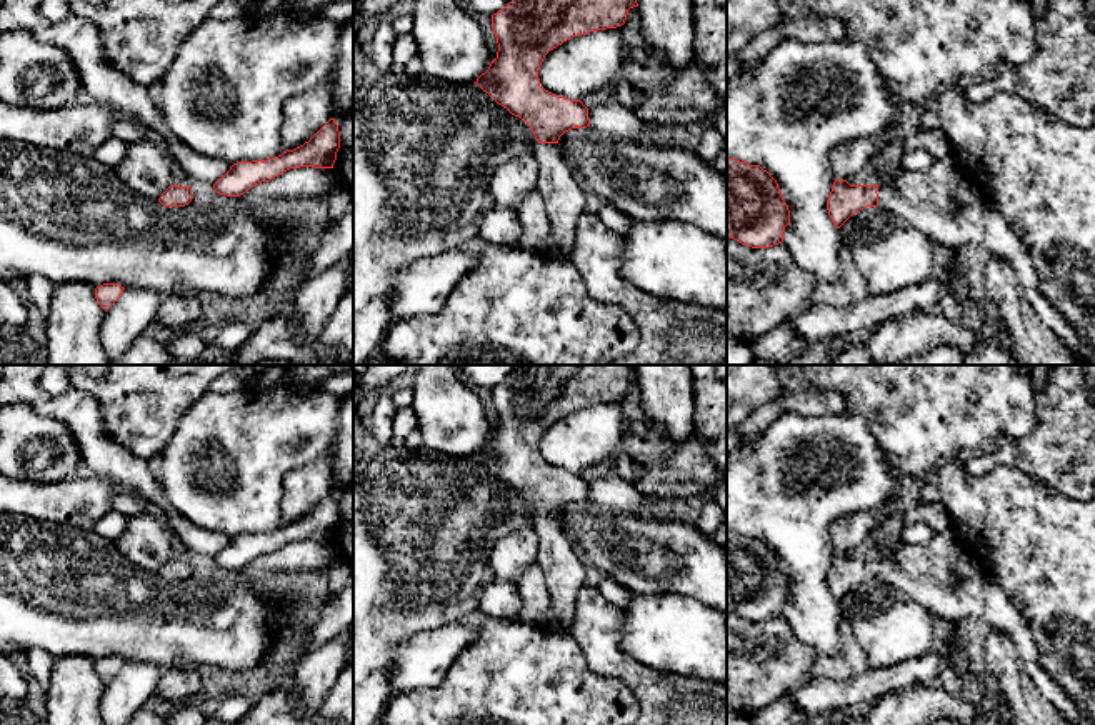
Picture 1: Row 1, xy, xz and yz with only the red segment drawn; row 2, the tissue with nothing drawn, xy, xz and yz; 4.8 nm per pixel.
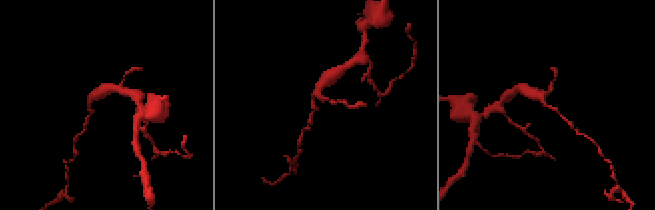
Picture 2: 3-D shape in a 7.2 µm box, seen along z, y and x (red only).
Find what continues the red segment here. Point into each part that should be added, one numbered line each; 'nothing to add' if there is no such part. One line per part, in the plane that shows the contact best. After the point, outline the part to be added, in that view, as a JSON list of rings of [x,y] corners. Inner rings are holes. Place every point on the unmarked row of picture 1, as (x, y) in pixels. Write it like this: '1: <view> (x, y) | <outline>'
1: yz (925, 572) | [[[933,532],[927,543],[903,543],[893,558],[878,560],[877,580],[900,588],[933,617],[960,623],[978,618],[1008,633],[1040,693],[1070,725],[1092,725],[1062,685],[1040,667],[1032,633],[998,583],[988,573],[968,580],[955,577],[953,570],[963,550],[965,545],[955,533]]]

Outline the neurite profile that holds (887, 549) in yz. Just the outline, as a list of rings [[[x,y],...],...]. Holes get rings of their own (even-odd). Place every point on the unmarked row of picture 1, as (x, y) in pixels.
[[[875,535],[873,540],[875,540],[878,560],[893,558],[897,555],[897,550],[903,545],[903,542],[900,538],[888,540],[888,538],[882,538],[882,537]]]

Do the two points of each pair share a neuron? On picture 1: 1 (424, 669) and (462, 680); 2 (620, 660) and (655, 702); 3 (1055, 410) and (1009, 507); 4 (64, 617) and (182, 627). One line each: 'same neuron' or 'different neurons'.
1: different neurons
2: same neuron
3: different neurons
4: same neuron

